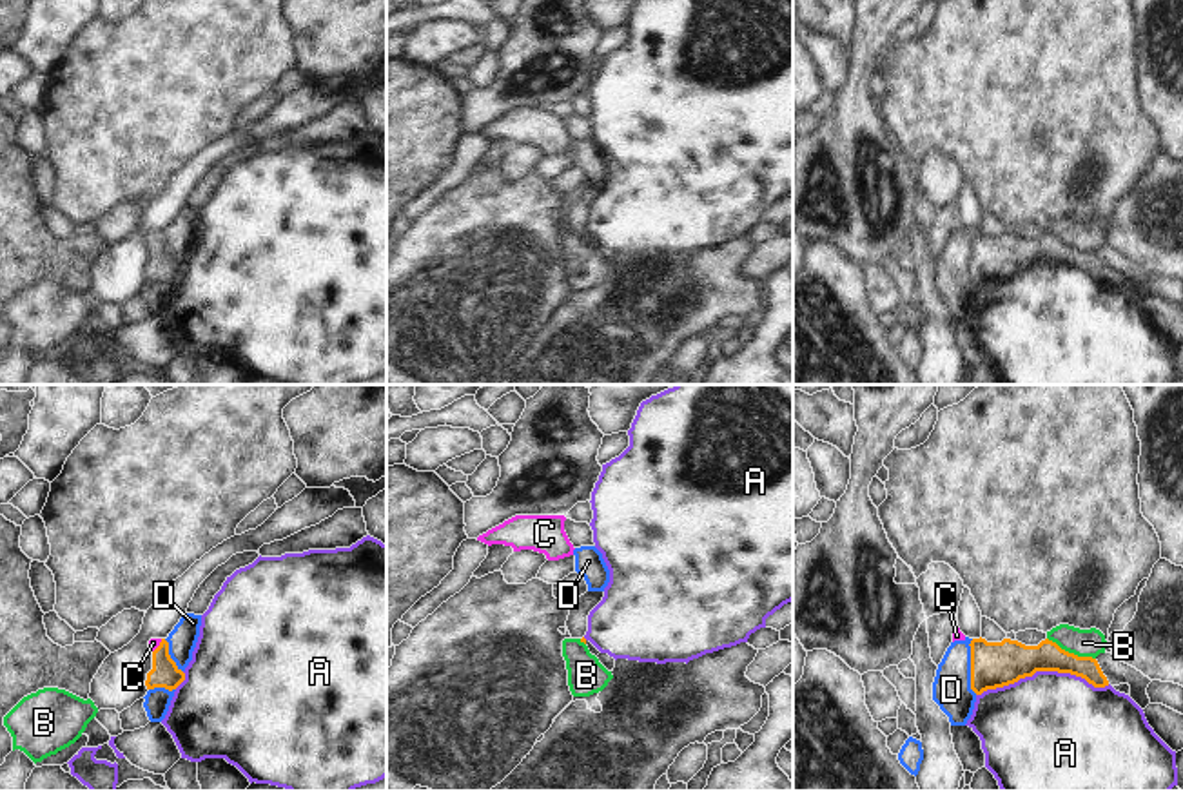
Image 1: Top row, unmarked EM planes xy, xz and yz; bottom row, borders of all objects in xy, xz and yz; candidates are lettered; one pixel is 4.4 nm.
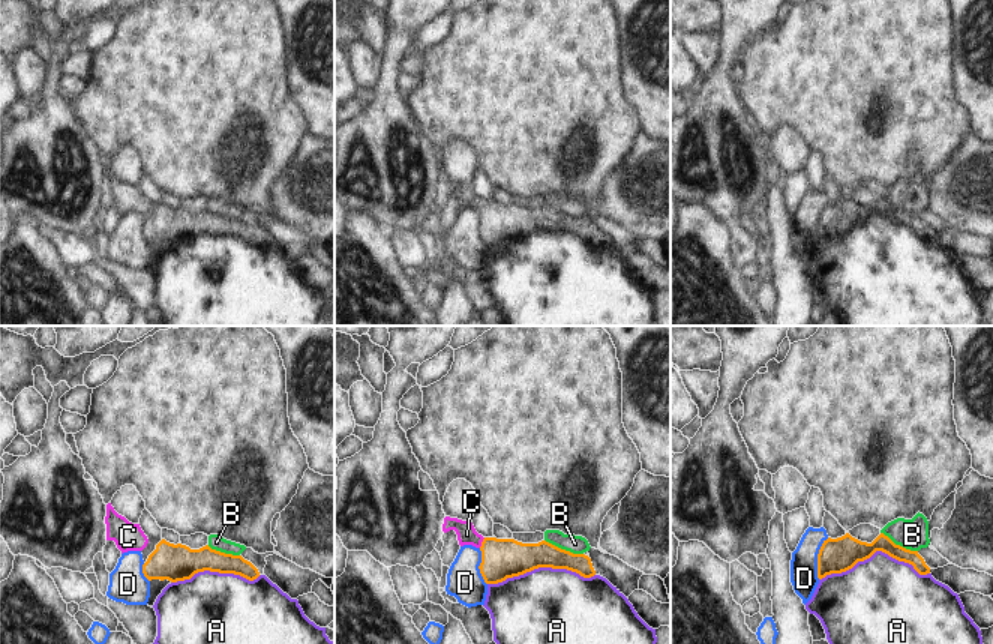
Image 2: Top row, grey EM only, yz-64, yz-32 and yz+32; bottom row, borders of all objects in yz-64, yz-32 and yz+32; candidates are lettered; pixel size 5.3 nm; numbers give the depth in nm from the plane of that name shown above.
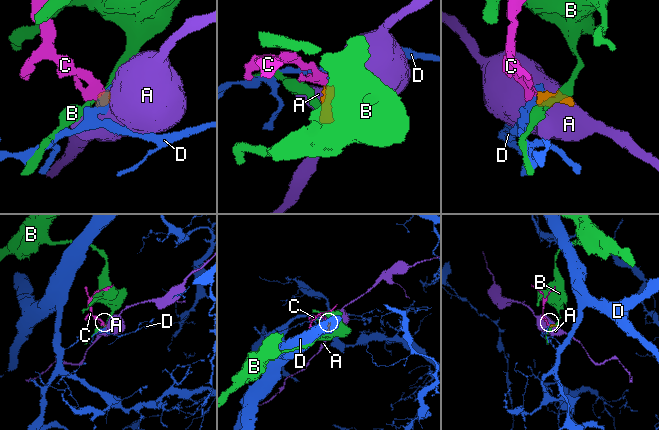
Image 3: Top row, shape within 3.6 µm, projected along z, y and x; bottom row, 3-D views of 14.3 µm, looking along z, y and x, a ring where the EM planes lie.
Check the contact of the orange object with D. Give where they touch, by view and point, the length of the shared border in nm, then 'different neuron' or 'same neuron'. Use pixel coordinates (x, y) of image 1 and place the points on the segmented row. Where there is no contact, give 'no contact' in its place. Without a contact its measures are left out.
meets orange in yz at (971, 666); contact 240 nm long; different neuron

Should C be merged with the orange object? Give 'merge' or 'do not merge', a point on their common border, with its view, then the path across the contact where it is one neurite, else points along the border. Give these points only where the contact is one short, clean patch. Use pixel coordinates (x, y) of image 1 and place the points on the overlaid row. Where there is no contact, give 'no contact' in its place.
merge; contact xy (158, 646); way xy (164, 673), (158, 646), (153, 643)

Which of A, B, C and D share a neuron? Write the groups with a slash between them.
A / B / C / D

